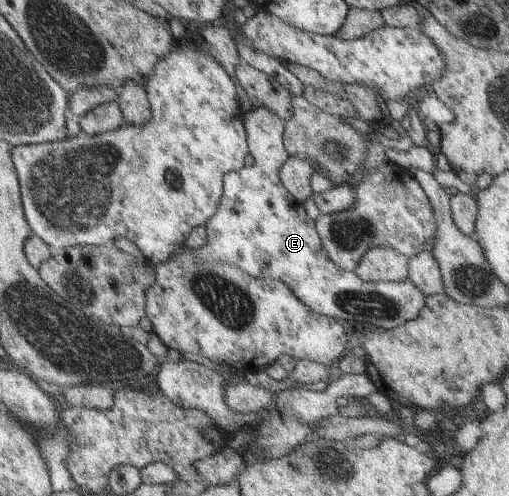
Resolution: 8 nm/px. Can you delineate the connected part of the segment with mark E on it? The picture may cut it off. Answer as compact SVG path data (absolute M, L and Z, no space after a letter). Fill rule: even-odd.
M266 106L250 110L243 118L255 163L237 172L230 172L225 177L225 192L219 210L206 223L208 243L195 250L194 255L200 260L215 264L235 265L258 279L284 282L313 312L344 321L360 322L367 329L393 330L416 319L426 303L426 297L416 289L412 280L368 283L356 272L349 272L337 266L328 255L323 247L323 239L320 237L316 221L307 215L303 205L298 204L280 177L282 166L291 156L285 141L288 122Z

